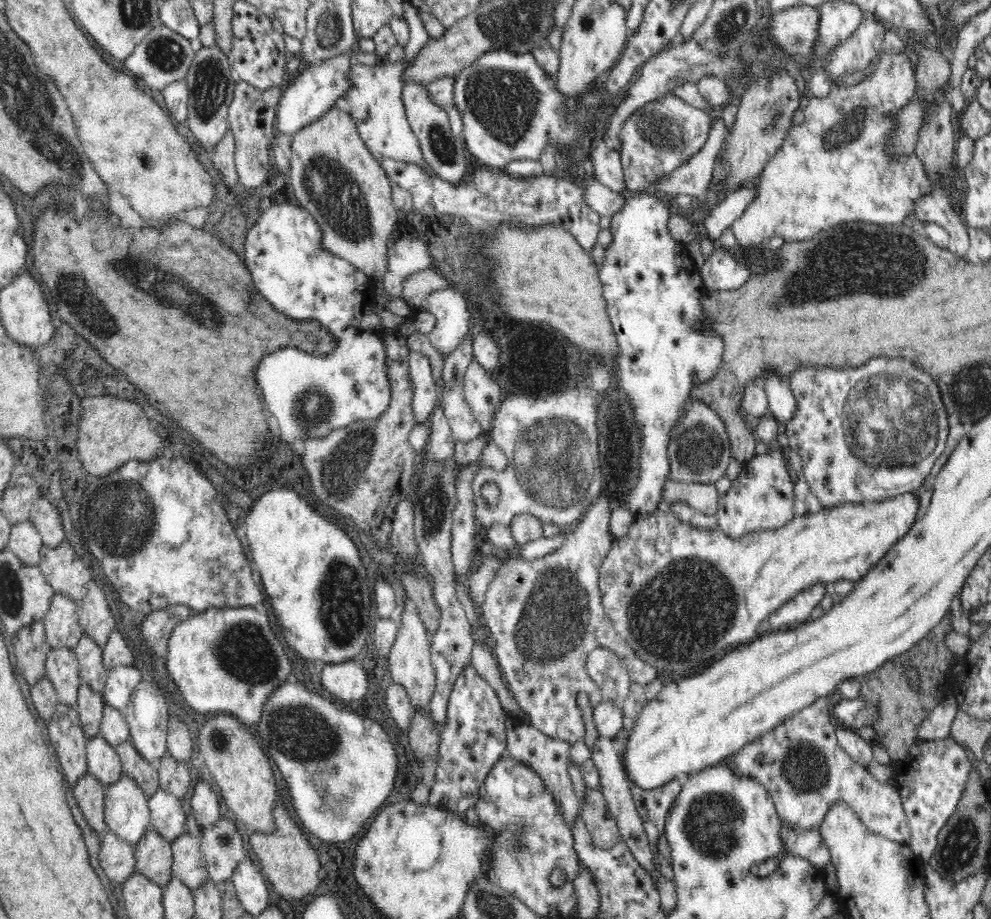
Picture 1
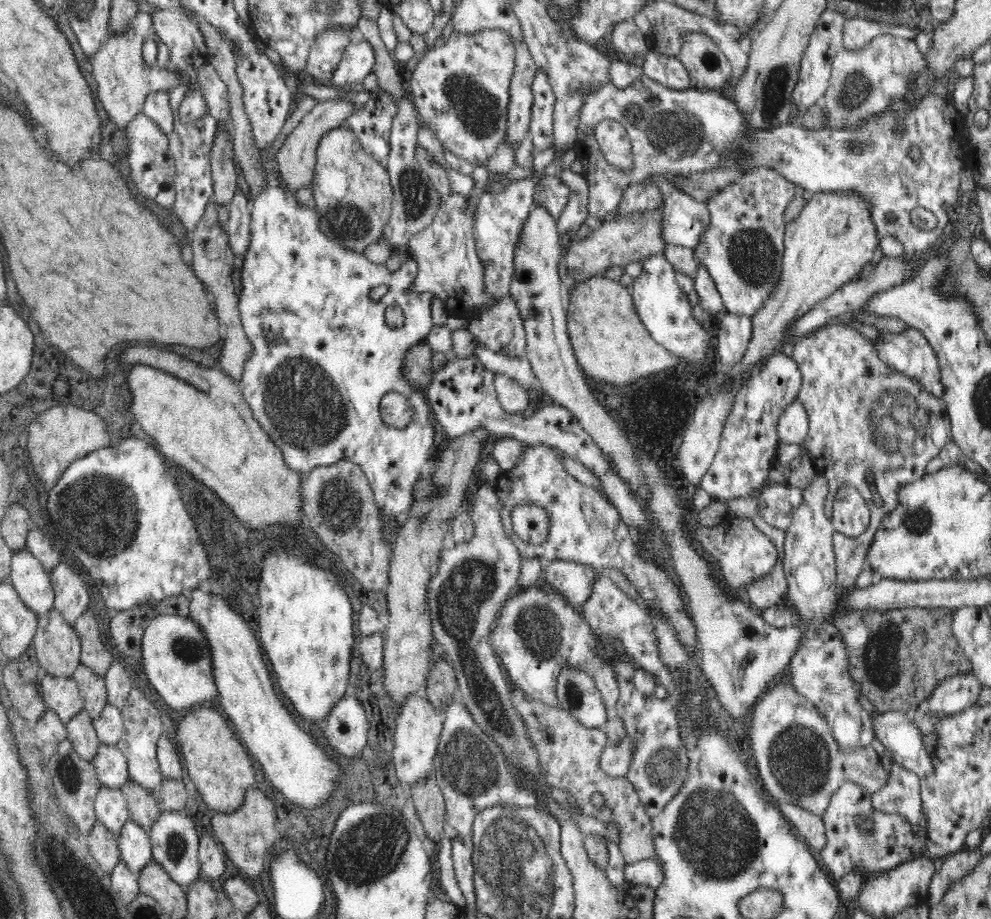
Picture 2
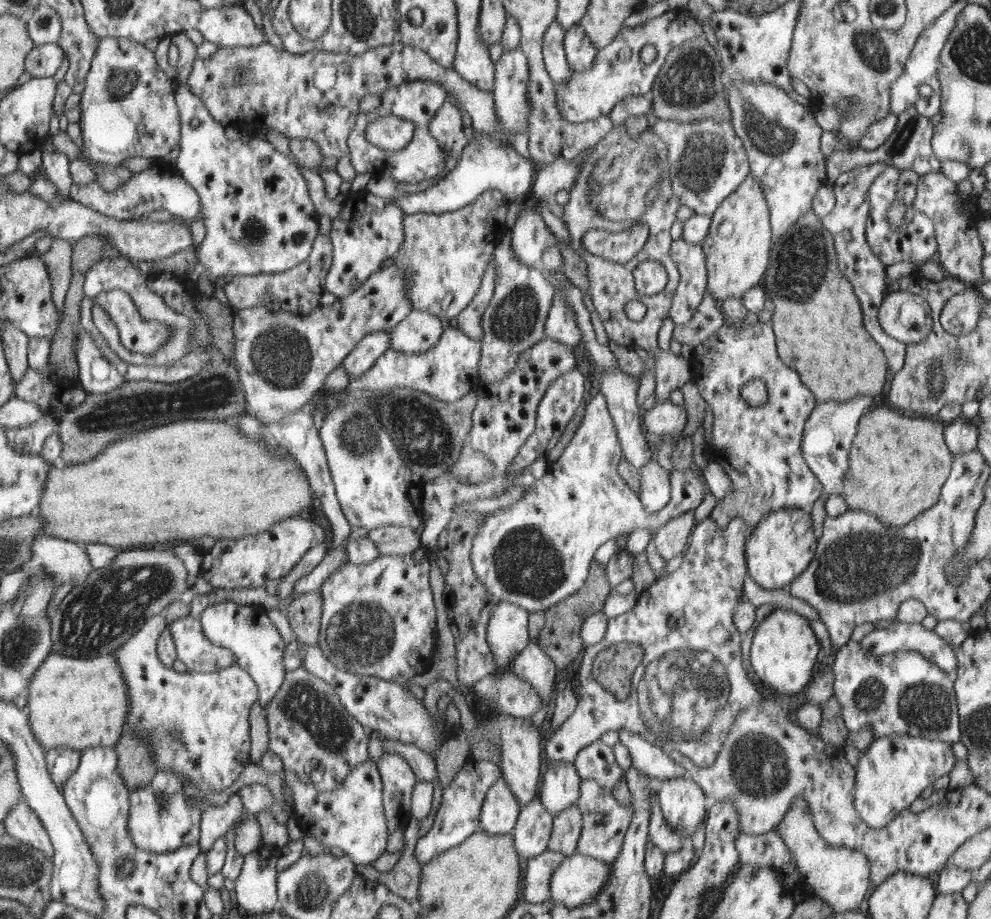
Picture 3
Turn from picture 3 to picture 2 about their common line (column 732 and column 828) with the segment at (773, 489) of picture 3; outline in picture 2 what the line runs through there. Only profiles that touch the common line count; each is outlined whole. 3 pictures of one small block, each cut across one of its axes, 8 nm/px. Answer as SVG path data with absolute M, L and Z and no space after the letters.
M831 321L806 337L795 340L787 351L796 361L803 379L796 399L804 405L809 418L809 431L804 446L815 469L828 481L829 491L824 506L826 515L830 517L833 513L833 502L842 486L858 489L870 509L870 526L862 535L848 537L842 533L833 534L836 584L844 592L850 591L862 568L866 567L867 550L883 523L882 519L898 504L900 488L922 478L926 464L948 444L951 436L948 412L943 398L925 392L916 380L913 382L896 373L880 360L870 339L846 323Z

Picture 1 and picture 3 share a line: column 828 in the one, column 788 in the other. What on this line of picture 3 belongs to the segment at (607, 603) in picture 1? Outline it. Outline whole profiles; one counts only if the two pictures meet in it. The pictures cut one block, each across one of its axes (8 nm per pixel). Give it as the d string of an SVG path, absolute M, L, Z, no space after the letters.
M789 507L771 511L747 536L747 570L766 590L790 584L812 562L817 549L810 509Z

